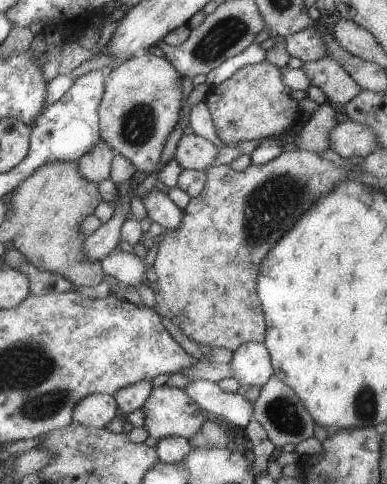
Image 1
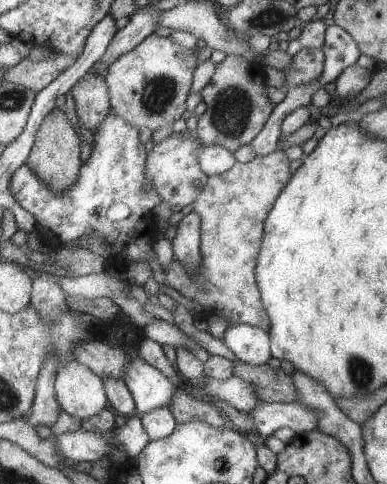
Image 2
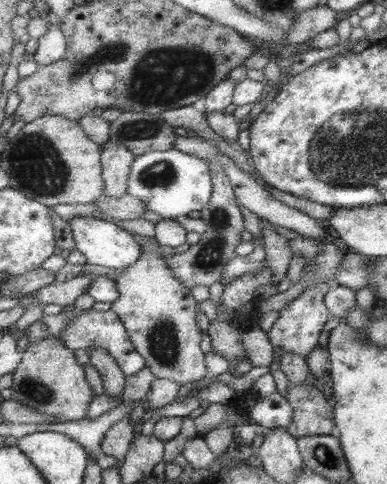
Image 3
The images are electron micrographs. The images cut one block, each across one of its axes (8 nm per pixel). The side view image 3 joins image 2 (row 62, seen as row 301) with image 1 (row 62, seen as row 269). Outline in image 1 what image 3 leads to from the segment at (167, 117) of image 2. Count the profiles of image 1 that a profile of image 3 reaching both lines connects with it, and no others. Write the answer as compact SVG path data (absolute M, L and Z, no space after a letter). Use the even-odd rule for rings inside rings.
M147 52L135 56L107 76L107 90L101 102L103 140L145 174L151 174L153 170L159 172L159 158L177 128L183 100L181 80L181 72L167 56L157 58Z

